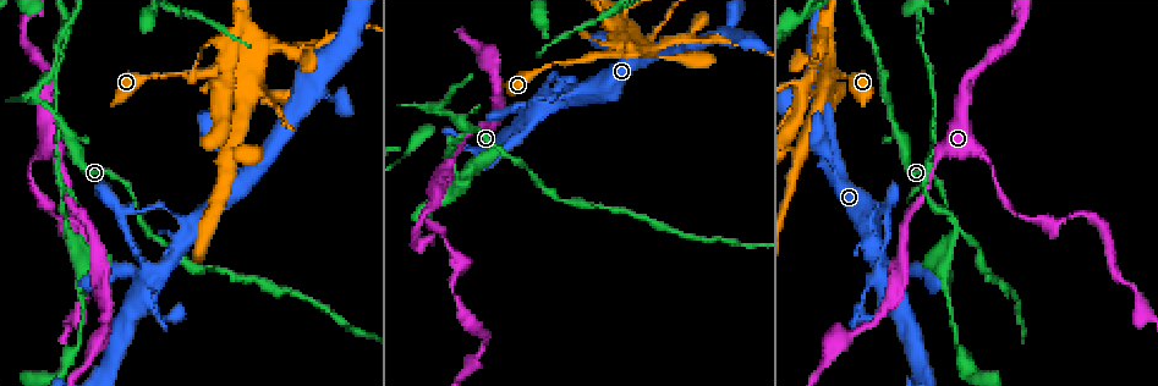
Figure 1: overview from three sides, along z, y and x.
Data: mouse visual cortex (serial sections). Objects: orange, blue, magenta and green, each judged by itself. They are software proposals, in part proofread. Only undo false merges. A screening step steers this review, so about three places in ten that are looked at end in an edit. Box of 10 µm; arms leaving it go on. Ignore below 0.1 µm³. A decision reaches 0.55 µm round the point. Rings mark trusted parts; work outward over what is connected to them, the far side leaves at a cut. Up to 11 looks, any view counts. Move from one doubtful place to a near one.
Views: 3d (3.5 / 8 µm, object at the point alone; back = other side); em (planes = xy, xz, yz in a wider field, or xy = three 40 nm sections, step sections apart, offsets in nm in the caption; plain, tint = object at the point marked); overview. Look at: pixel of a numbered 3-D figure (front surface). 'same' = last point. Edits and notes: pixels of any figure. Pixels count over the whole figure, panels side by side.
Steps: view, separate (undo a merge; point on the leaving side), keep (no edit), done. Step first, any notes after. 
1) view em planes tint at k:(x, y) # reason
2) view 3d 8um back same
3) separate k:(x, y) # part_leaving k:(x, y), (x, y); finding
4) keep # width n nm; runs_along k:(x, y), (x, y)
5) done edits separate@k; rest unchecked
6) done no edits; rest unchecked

view 3d 3.5um at 1:(991, 168) # a narrow waist

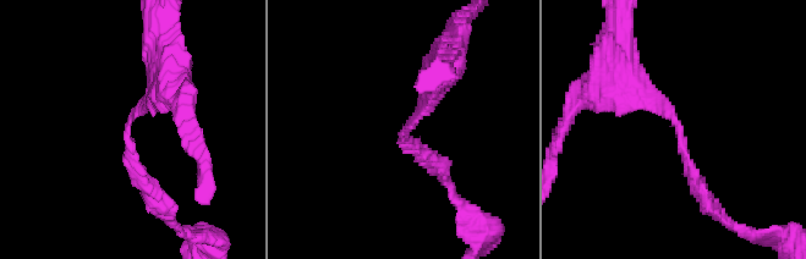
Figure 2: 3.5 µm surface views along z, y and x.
keep # arm_widths 200, 250 nm; runs_along 2:(629, 82), (676, 119), (705, 198); one cell here

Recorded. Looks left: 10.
view 3d 3.5um back at 1:(453, 295) # thin neck

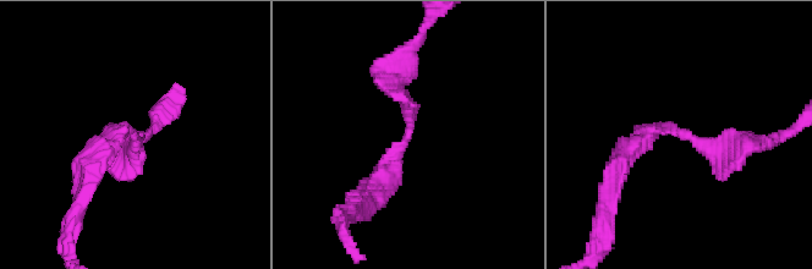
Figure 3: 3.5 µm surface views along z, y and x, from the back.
view em xy step 1 tint at 3:(403, 139) # arm_widths 200, 250 nm; shape alone is not enough

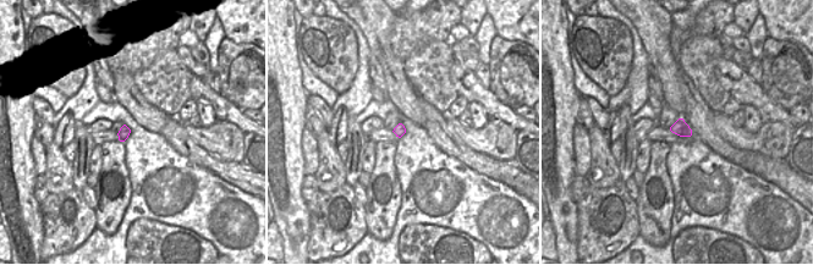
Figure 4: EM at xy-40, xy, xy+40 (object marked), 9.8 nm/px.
keep # runs_along 3:(398, 69), (409, 135), (368, 197); all the same cell

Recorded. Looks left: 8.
view 3d 8um at 1:(887, 95) # abrupt turn

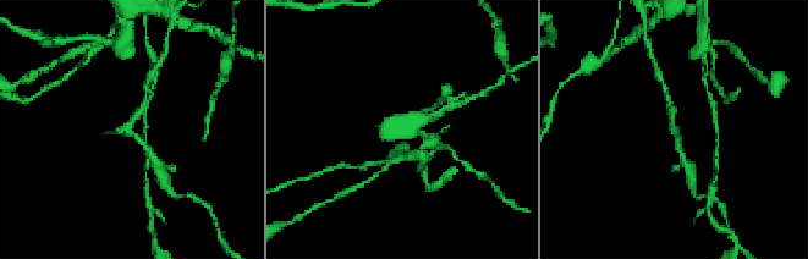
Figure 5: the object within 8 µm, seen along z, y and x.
view 3d 3.5um back same # closer look

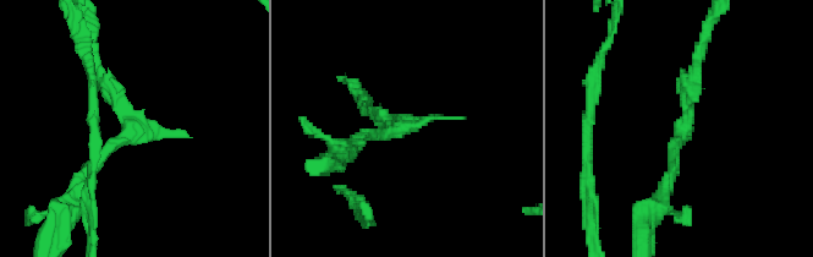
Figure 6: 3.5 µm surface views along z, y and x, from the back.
view em xy step 1 tint at 6:(402, 126)

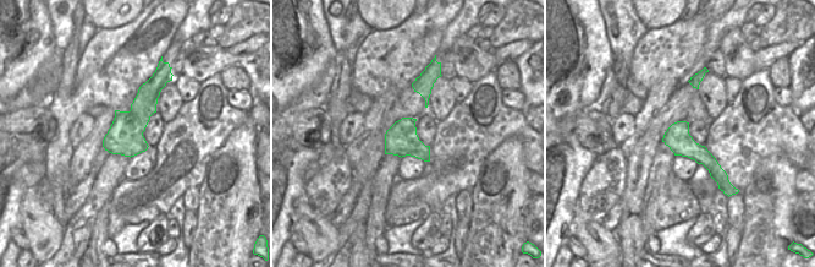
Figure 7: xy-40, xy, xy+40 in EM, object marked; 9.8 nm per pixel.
separate 6:(685, 81) # part_leaving 6:(684, 124), (696, 52), (709, 22); two cells meet here

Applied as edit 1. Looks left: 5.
view overview

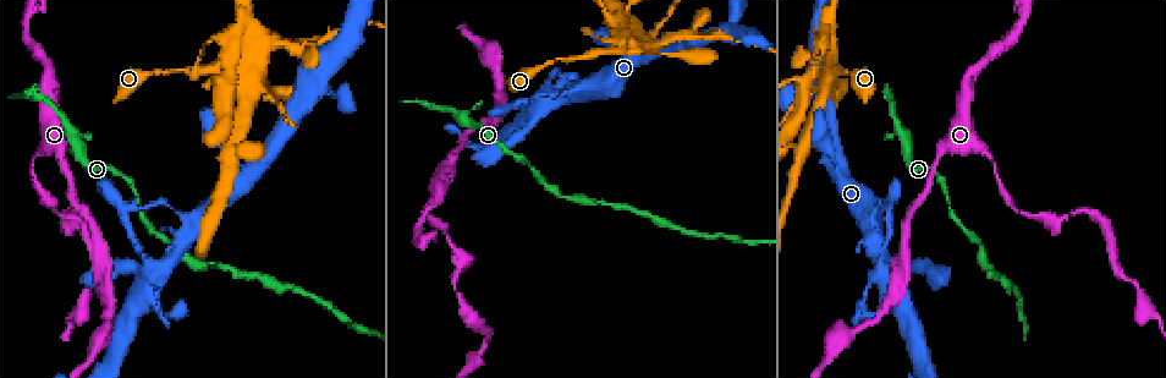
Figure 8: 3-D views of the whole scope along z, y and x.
view 3d 3.5um at 8:(679, 37) # thin neck

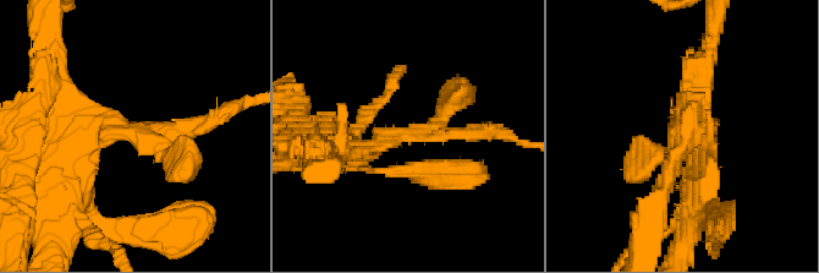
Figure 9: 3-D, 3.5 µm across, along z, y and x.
view em xy step 3 tint at 9:(141, 131)

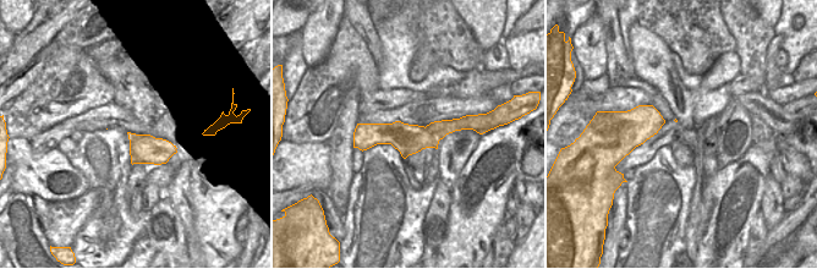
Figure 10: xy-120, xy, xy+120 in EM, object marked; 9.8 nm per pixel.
separate 9:(644, 146) # part_leaving 9:(147, 135), (185, 160), (188, 180); a second cell is stuck on

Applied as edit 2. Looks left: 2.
done edits separate@6, separate@9; rest unchecked

